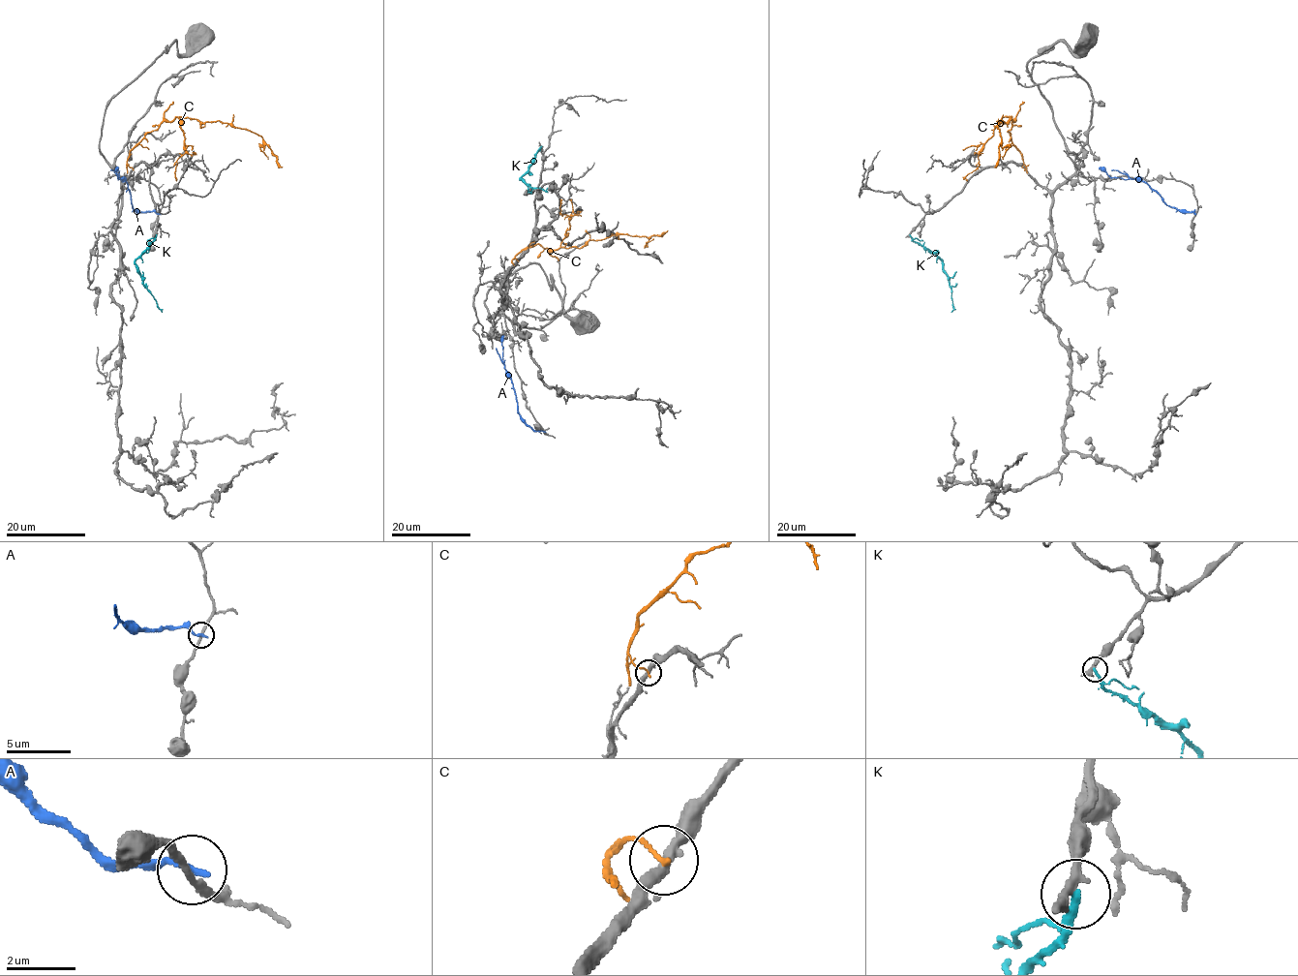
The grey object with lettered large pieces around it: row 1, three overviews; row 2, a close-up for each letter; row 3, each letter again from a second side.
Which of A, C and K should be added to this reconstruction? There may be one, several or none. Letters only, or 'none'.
none

